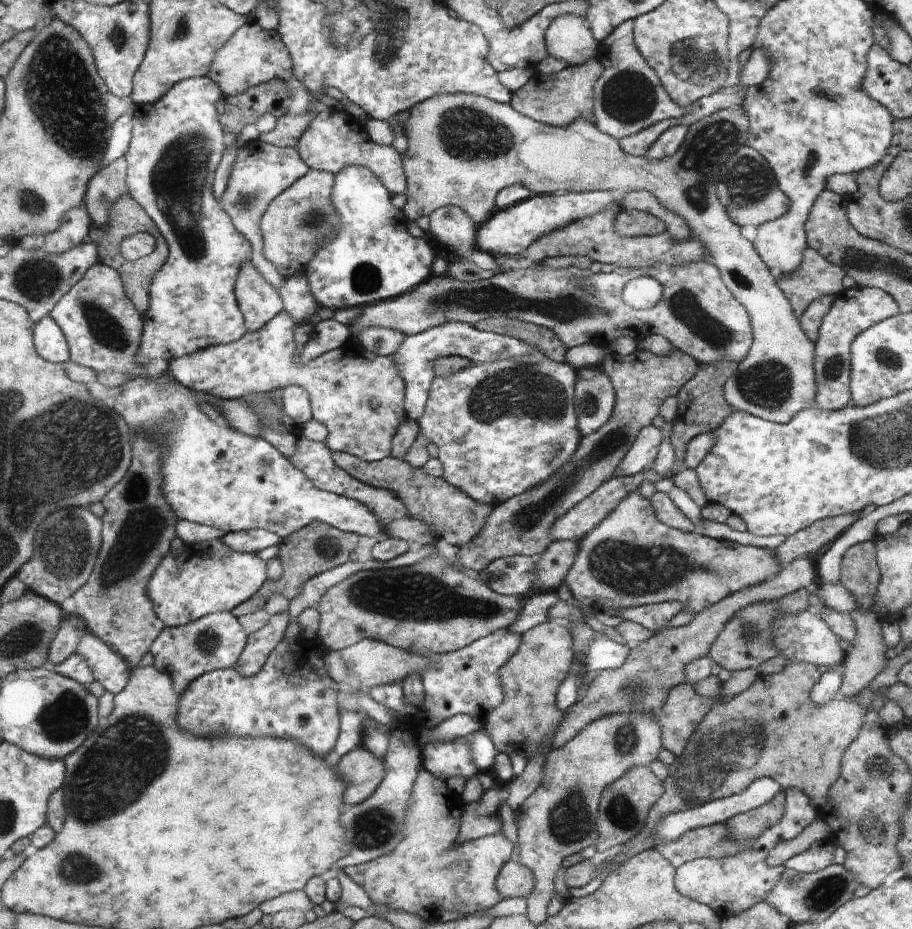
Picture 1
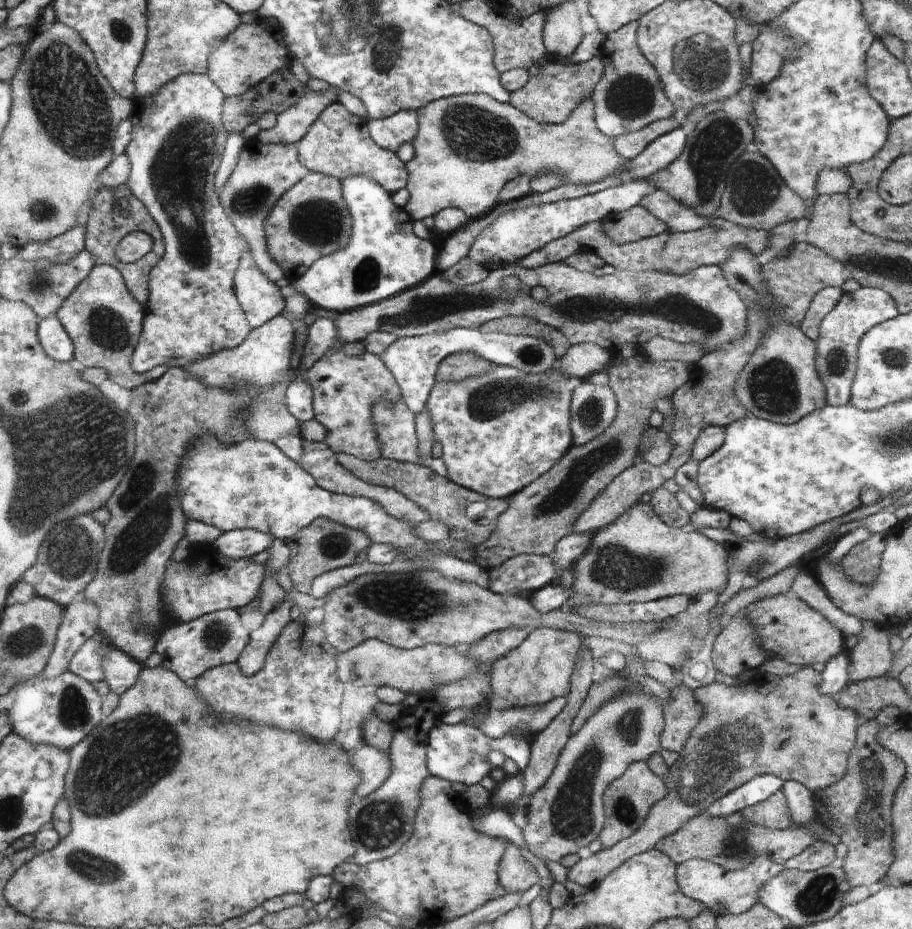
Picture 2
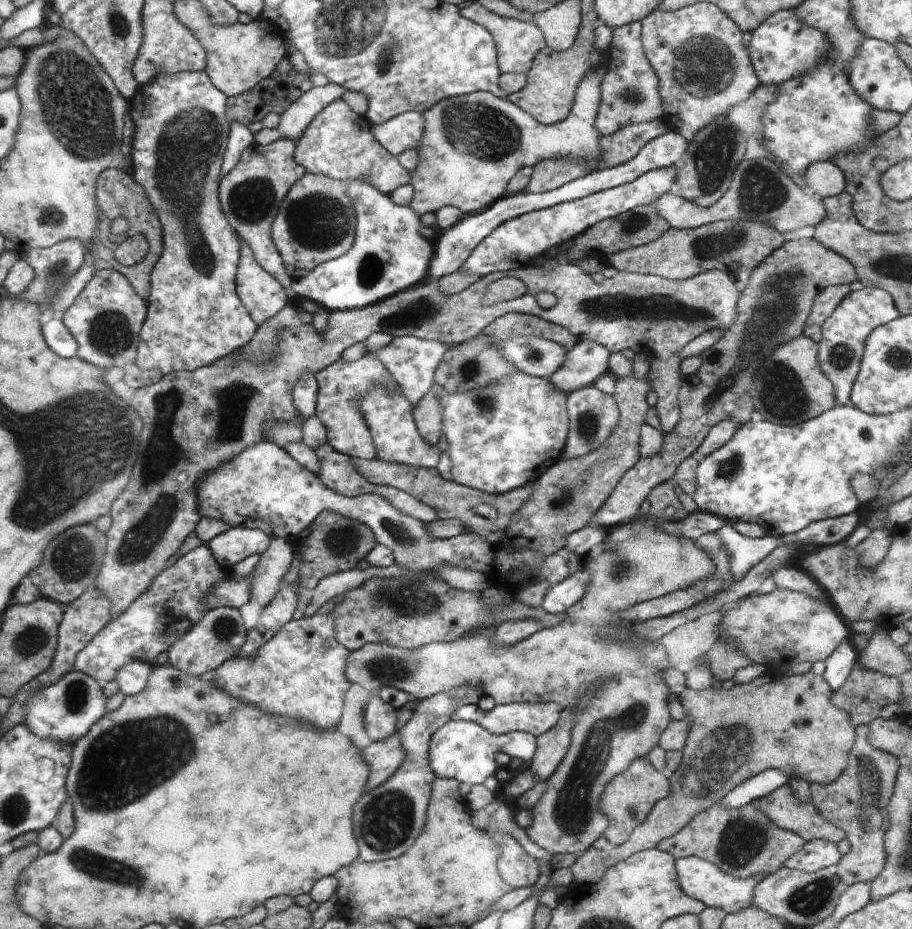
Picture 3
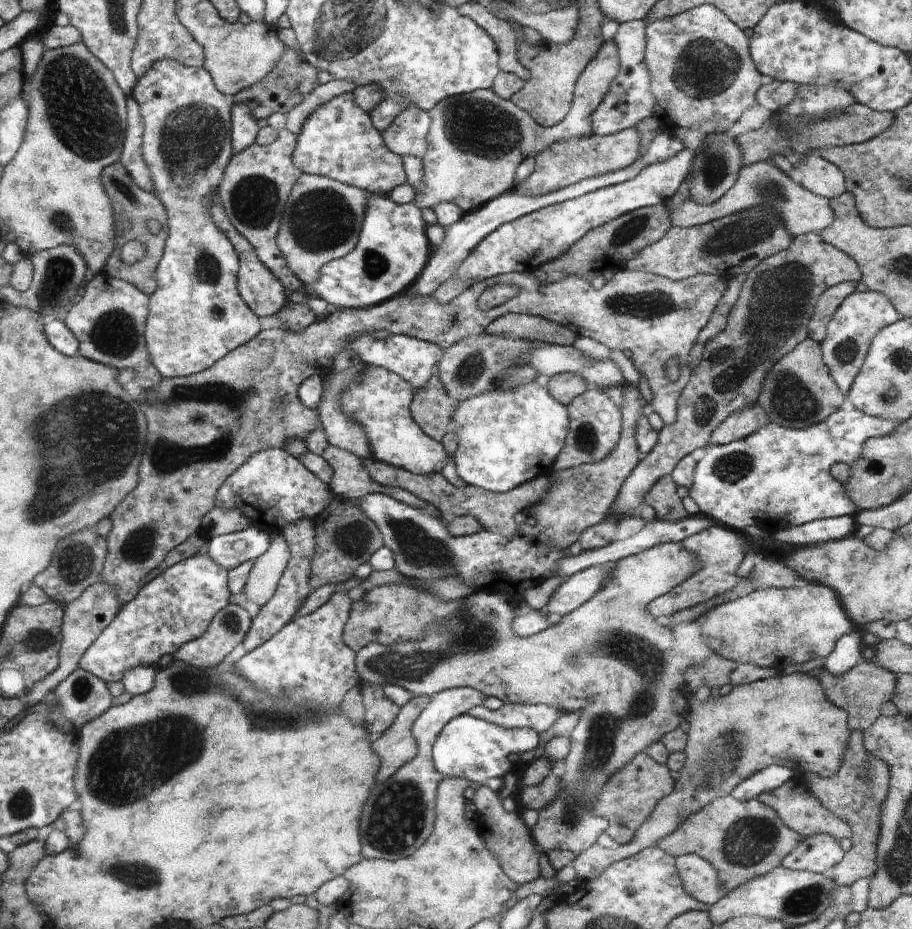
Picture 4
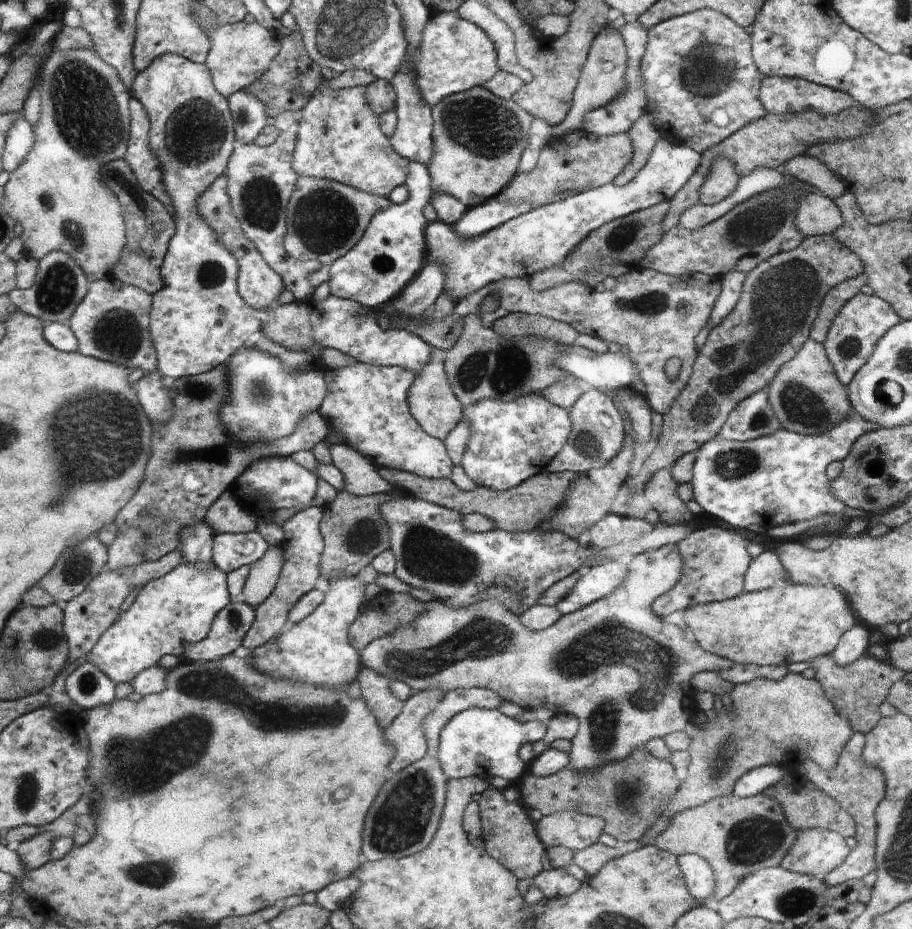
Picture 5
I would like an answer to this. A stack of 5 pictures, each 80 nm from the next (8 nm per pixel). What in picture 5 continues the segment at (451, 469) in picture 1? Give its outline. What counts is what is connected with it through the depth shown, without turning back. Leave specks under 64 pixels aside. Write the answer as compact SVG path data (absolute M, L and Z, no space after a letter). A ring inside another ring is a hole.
M524 394L512 402L502 400L478 400L472 406L463 408L462 418L470 424L470 438L466 442L466 450L460 458L459 465L470 480L482 487L492 490L510 490L522 485L528 478L542 473L567 444L571 432L569 410L558 404L552 404L544 394Z

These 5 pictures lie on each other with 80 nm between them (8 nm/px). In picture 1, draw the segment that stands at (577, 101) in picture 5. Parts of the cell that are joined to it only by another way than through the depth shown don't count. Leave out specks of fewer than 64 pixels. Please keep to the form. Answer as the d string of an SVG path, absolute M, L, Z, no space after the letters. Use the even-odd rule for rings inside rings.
M469 93L440 94L408 110L411 118L404 124L407 148L404 154L404 170L408 176L407 203L403 213L409 222L422 216L430 216L436 210L452 206L467 212L478 228L494 216L496 194L506 186L521 183L532 195L582 193L587 191L648 191L668 210L686 221L692 235L700 239L709 252L705 262L714 264L729 292L742 303L751 318L754 344L750 353L738 366L735 374L724 386L724 398L734 408L757 418L779 424L787 424L802 410L815 407L817 385L815 380L815 344L812 343L794 317L790 300L780 291L773 273L755 247L744 236L740 226L731 222L726 208L718 196L717 174L734 150L747 145L748 118L741 108L718 110L700 118L688 127L687 139L675 154L663 160L647 160L628 155L620 147L619 140L599 130L586 118L578 118L566 128L554 127L519 114L508 103Z

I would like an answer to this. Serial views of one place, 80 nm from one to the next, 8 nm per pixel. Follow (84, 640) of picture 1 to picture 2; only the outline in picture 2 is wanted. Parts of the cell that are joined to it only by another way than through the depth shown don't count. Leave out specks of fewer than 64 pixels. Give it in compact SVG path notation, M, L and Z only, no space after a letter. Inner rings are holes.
M111 647L107 657L104 658L103 670L106 672L104 680L110 691L120 697L128 688L136 684L136 678L140 670L143 670L143 666L128 658L124 652Z

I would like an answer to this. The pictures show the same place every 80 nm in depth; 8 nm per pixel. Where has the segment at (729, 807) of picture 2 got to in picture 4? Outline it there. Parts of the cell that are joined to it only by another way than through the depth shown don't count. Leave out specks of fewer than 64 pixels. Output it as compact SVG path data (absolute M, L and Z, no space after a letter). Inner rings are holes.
M769 766L740 781L739 784L735 786L734 792L732 792L731 795L736 800L748 800L757 797L763 792L770 792L778 788L778 786L784 784L788 779L791 779L792 776L793 771L788 767Z

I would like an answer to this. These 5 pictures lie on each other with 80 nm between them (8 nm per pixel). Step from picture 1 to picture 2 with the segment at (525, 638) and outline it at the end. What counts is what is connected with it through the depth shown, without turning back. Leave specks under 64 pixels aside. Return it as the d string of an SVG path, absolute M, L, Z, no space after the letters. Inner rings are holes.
M545 627L530 630L527 641L511 653L504 654L498 661L492 662L484 672L491 679L493 691L490 710L546 706L554 698L568 696L574 664L579 658L580 650L586 650L582 646L586 646L584 637L575 631Z

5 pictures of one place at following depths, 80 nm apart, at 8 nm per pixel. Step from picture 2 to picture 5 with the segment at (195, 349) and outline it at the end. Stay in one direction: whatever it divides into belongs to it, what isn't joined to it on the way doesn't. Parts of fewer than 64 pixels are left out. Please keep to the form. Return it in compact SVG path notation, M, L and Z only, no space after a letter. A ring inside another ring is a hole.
M164 54L163 57L158 57L155 61L152 61L151 65L149 65L148 69L144 70L144 72L139 72L135 81L132 82L130 94L142 104L142 107L146 110L146 114L148 114L148 118L151 120L151 133L148 134L148 144L152 147L152 152L154 152L156 158L160 160L164 190L168 191L168 196L170 196L170 200L172 200L171 208L173 209L173 217L175 220L174 236L170 238L168 249L164 256L162 267L160 268L163 288L151 296L151 323L148 332L151 334L152 346L155 346L156 358L158 359L157 366L160 374L169 381L178 380L178 378L209 372L210 370L216 369L216 366L221 366L224 362L230 362L231 358L235 357L235 355L244 348L244 343L248 338L255 332L260 332L260 330L263 329L261 322L262 317L258 312L252 310L252 307L248 306L246 300L239 294L238 279L240 270L238 260L235 258L235 255L224 246L224 242L220 240L216 232L208 226L206 220L199 214L199 198L227 171L227 163L234 155L236 146L234 116L231 115L230 98L219 94L208 67L206 67L205 64L190 62L190 60L176 54Z

